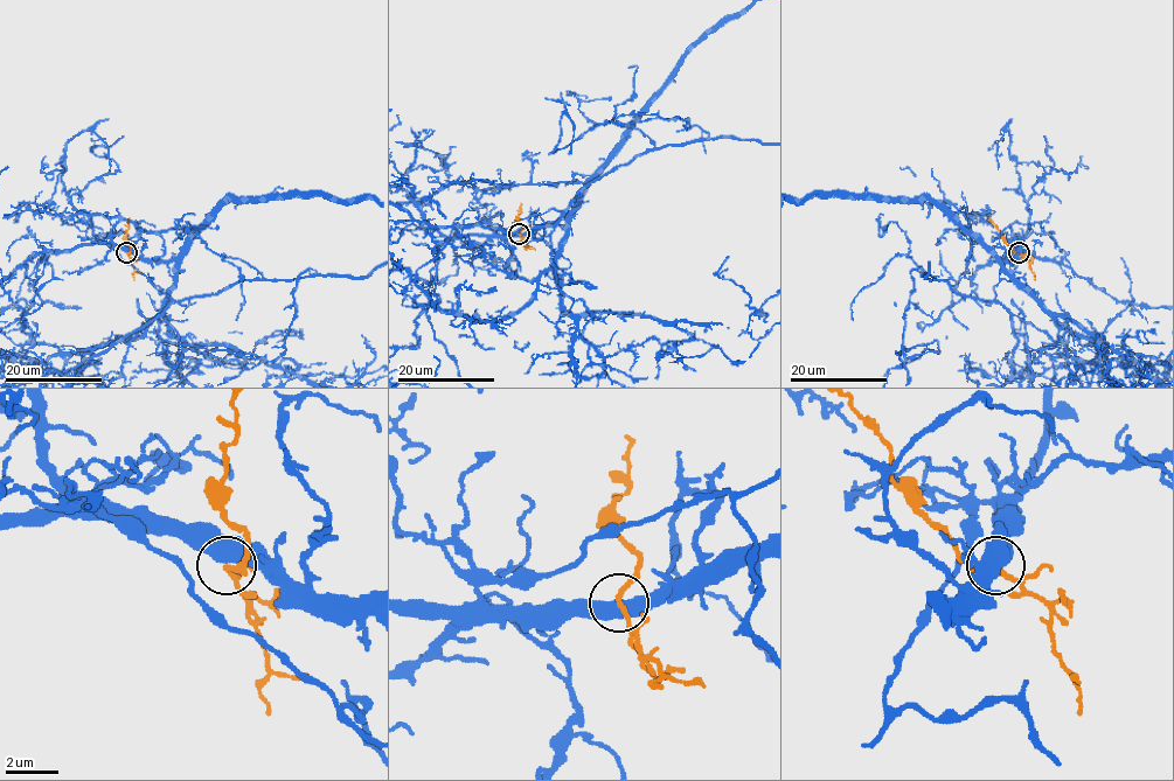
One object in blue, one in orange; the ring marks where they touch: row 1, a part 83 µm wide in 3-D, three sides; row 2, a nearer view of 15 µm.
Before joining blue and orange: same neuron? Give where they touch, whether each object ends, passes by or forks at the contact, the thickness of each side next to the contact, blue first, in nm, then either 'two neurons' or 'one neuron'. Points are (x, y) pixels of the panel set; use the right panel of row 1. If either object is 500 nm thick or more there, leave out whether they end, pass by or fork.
(1019, 252) | blue passes by | orange passes by | 480/180 nm | one neuron

